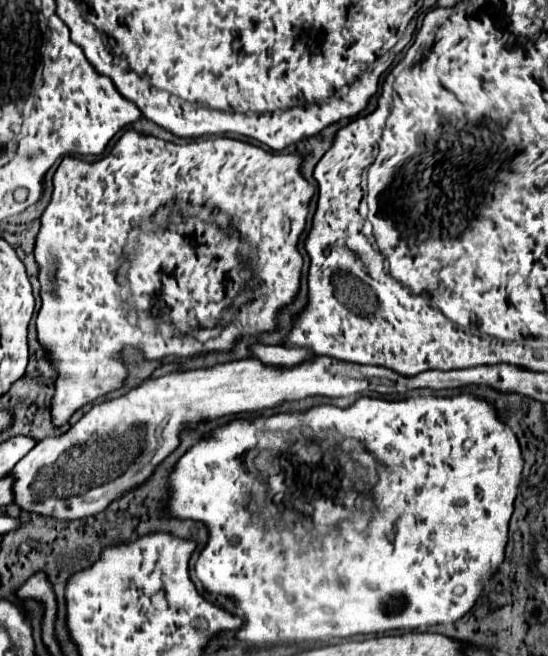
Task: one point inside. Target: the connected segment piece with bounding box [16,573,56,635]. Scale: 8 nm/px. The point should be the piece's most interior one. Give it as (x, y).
(37, 587)

